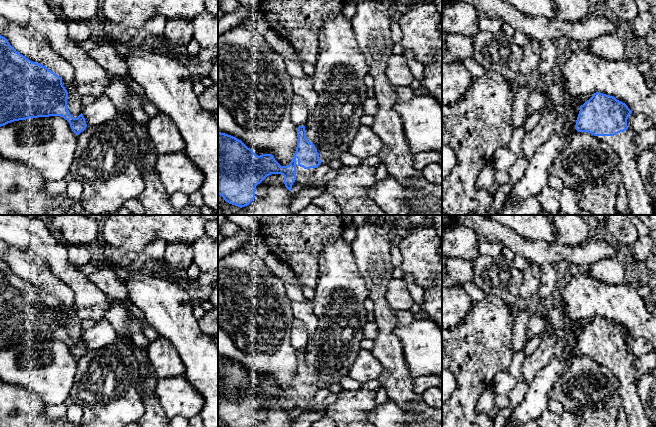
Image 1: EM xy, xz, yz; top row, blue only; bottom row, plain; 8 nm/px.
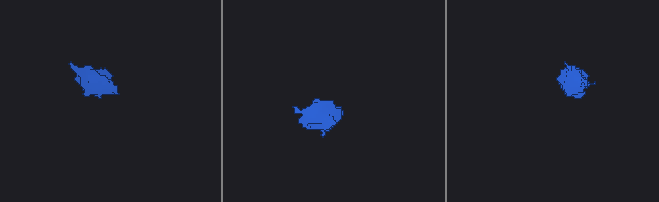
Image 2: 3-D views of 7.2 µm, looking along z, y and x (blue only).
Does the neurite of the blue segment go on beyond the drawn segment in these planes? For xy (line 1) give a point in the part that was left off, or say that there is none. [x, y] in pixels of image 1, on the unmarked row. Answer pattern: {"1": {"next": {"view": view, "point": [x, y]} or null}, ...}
{"1": {"next": null}}

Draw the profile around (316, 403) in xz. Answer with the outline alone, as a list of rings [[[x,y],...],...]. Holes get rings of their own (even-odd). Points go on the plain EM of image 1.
[[[321,386],[320,389],[315,392],[313,399],[311,400],[308,408],[303,412],[309,412],[311,410],[317,410],[319,413],[326,415],[326,411],[322,409],[324,400],[327,398],[329,392],[328,387]]]

